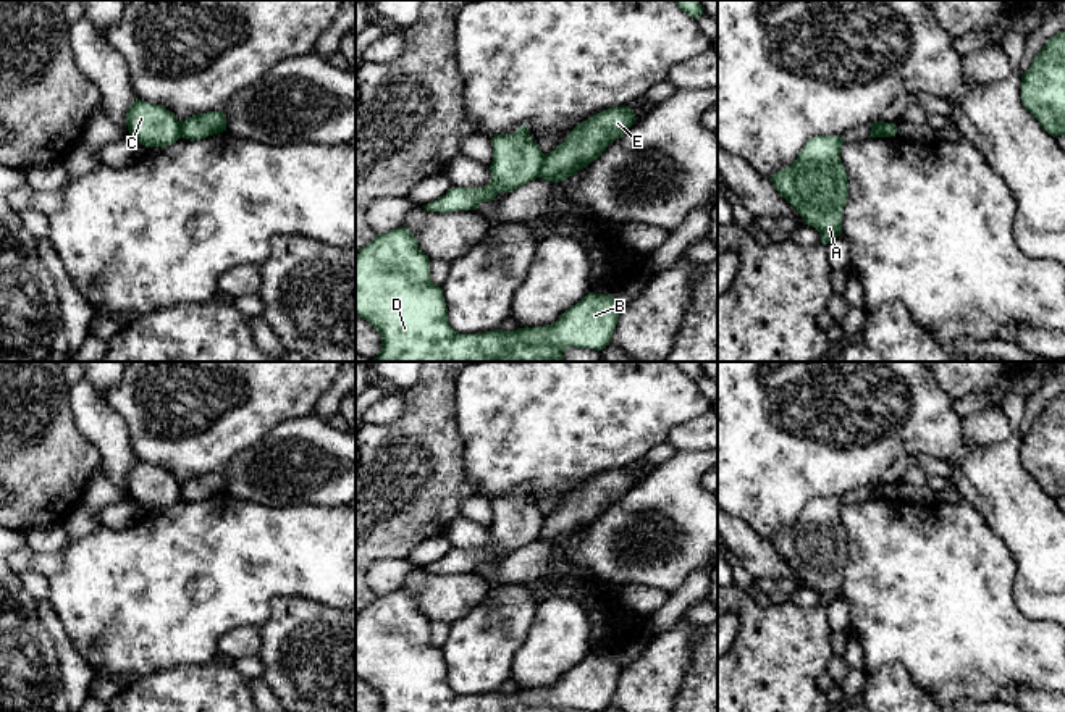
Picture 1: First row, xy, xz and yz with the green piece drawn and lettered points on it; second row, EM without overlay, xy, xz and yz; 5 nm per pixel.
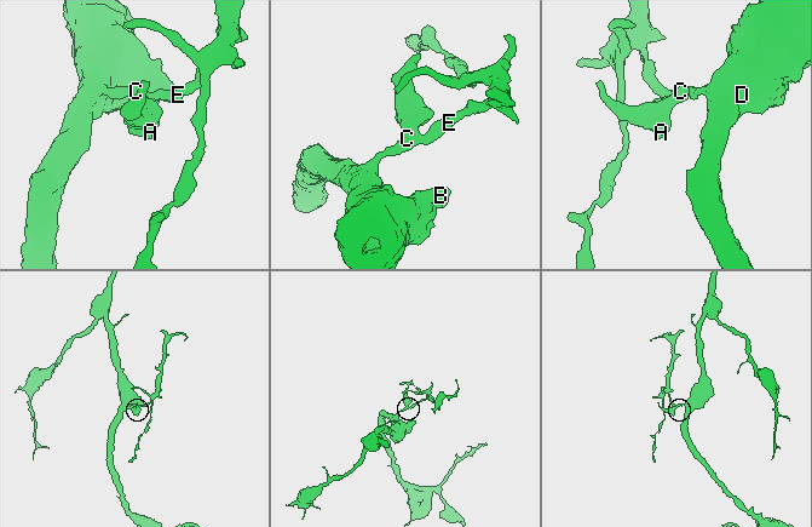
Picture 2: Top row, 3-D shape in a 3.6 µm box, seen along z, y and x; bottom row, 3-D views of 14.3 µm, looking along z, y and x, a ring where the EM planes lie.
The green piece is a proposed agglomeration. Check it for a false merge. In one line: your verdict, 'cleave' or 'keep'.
cleave

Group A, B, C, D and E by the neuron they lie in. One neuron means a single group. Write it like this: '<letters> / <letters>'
A B C D / E

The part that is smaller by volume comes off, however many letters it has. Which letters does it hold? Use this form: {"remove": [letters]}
{"remove": ["E"]}

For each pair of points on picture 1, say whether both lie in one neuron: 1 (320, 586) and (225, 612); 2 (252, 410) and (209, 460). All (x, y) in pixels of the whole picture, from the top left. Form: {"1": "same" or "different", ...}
{"1": "same", "2": "same"}

